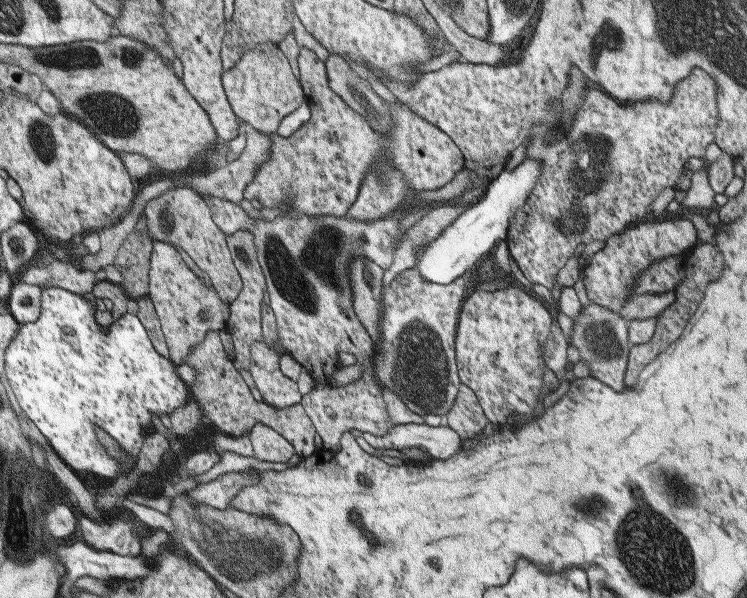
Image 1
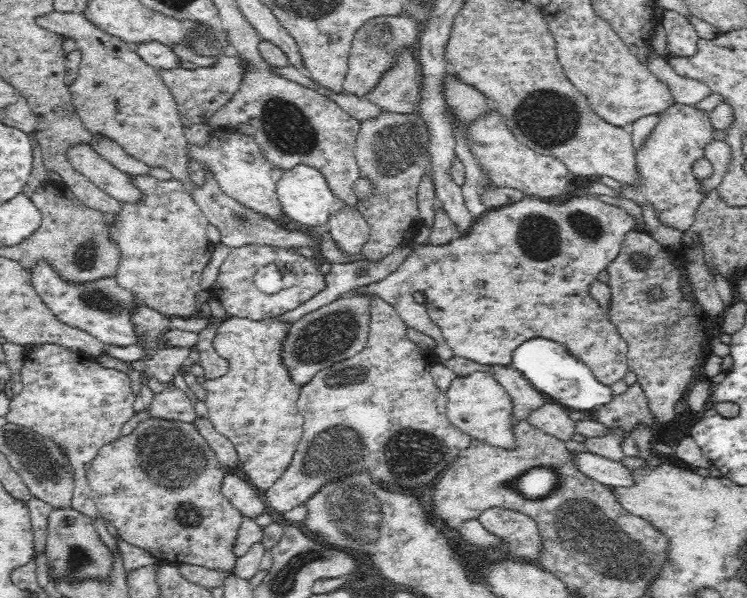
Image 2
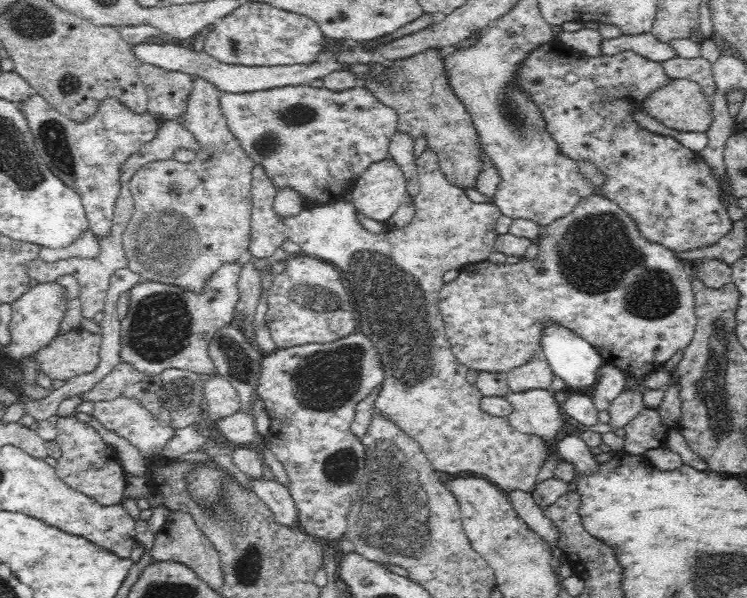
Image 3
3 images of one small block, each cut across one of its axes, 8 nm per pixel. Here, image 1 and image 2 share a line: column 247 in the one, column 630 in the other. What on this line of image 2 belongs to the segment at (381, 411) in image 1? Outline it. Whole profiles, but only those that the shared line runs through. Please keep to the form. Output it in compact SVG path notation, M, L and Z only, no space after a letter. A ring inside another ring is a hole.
M524 196L522 200L514 201L509 205L503 205L499 209L487 210L476 219L471 229L466 234L463 234L462 238L451 240L448 244L438 246L430 244L418 245L413 239L410 239L404 245L407 245L410 250L412 250L412 246L414 246L415 251L410 252L410 255L397 266L397 269L393 273L386 275L379 281L361 286L355 291L352 291L352 293L356 293L356 295L368 295L370 299L373 298L373 296L378 296L379 299L384 299L388 304L392 304L406 326L422 332L427 342L435 346L434 351L438 357L436 361L438 363L443 363L445 360L456 355L487 366L508 366L511 364L511 353L515 349L514 344L518 344L520 340L527 341L530 336L538 336L538 338L561 343L572 356L575 356L578 360L587 364L590 370L592 370L592 374L594 374L602 384L610 386L610 384L618 380L623 379L628 381L632 376L627 365L627 345L625 340L618 334L614 324L611 323L611 320L605 314L601 304L589 293L589 284L592 281L603 280L607 264L619 253L620 245L623 239L626 238L625 234L630 230L637 230L634 216L620 207L602 202L602 200L598 199L596 196L588 196L588 198L572 196L566 200L558 201ZM560 252L562 252L562 254L570 254L572 258L570 258L570 260L566 258L566 264L564 264L564 262L560 262L560 264L558 264L558 262L552 262L552 260L558 260L556 254L560 254ZM548 270L556 272L558 276L556 276L556 284L552 284L552 286L548 284L548 296L546 296L546 288L542 288L542 276L546 278L546 272L548 272ZM566 274L570 274L570 278L572 278L574 284L560 284L558 278L564 278L564 280L566 280L566 278L568 278ZM414 292L422 292L422 294L424 294L424 306L414 300Z

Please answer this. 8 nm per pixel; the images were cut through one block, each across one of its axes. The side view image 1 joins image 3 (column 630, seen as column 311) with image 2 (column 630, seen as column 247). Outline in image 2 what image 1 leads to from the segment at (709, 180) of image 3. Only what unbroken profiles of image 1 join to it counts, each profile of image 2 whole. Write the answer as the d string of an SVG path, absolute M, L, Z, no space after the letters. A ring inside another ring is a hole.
M674 103L662 114L644 144L636 150L636 164L640 184L637 187L623 186L622 195L638 204L648 201L659 211L662 223L684 230L693 223L695 211L702 202L703 179L694 174L692 164L704 156L705 146L714 139L715 128L709 119L709 113L694 105Z

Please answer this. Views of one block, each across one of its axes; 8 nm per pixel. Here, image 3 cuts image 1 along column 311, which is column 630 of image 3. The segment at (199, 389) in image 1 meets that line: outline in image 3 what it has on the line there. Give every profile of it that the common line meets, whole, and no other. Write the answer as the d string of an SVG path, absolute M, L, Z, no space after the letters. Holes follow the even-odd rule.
M640 409L622 427L625 455L643 455L648 450L665 446L667 427L656 409Z

